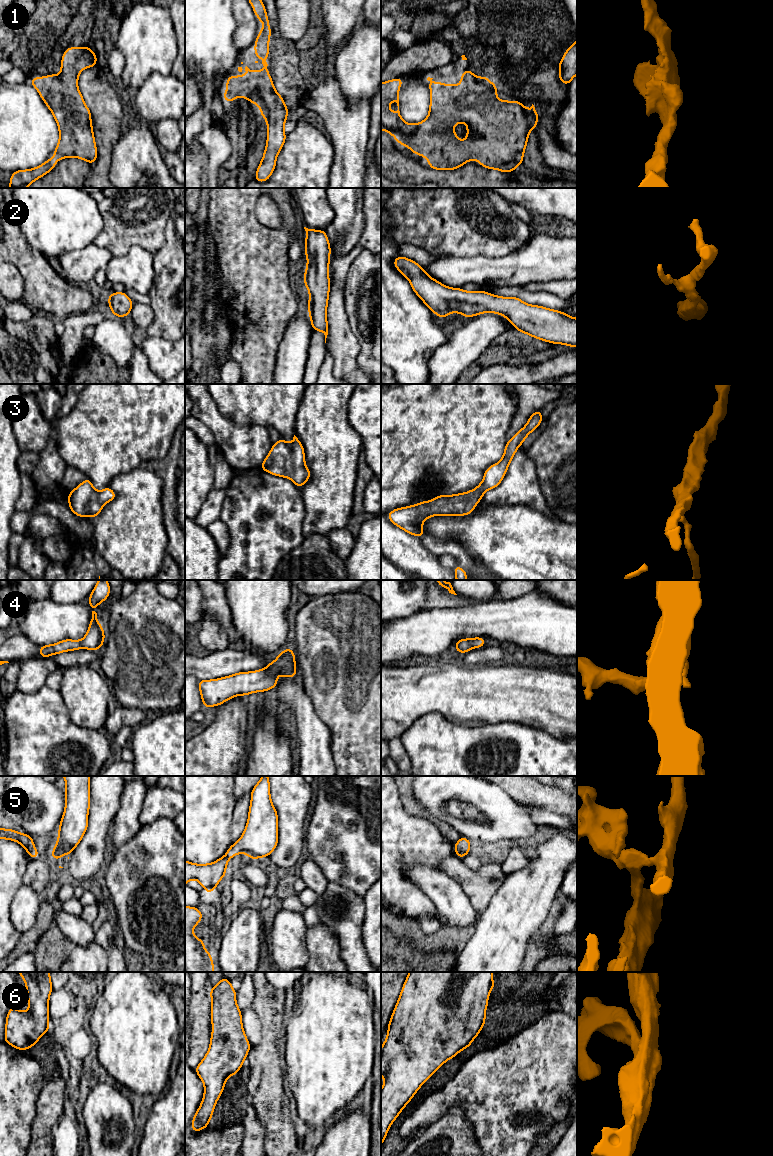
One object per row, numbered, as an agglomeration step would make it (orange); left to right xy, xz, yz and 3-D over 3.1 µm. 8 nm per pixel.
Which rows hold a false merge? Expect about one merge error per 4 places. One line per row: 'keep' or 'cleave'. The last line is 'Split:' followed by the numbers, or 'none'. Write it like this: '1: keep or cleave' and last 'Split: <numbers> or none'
1: keep
2: keep
3: keep
4: keep
5: cleave
6: keep
Split: 5

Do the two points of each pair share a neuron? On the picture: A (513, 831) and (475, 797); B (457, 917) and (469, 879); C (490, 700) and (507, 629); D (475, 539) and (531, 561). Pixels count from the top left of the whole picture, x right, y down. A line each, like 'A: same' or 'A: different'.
A: same
B: different
C: different
D: same

